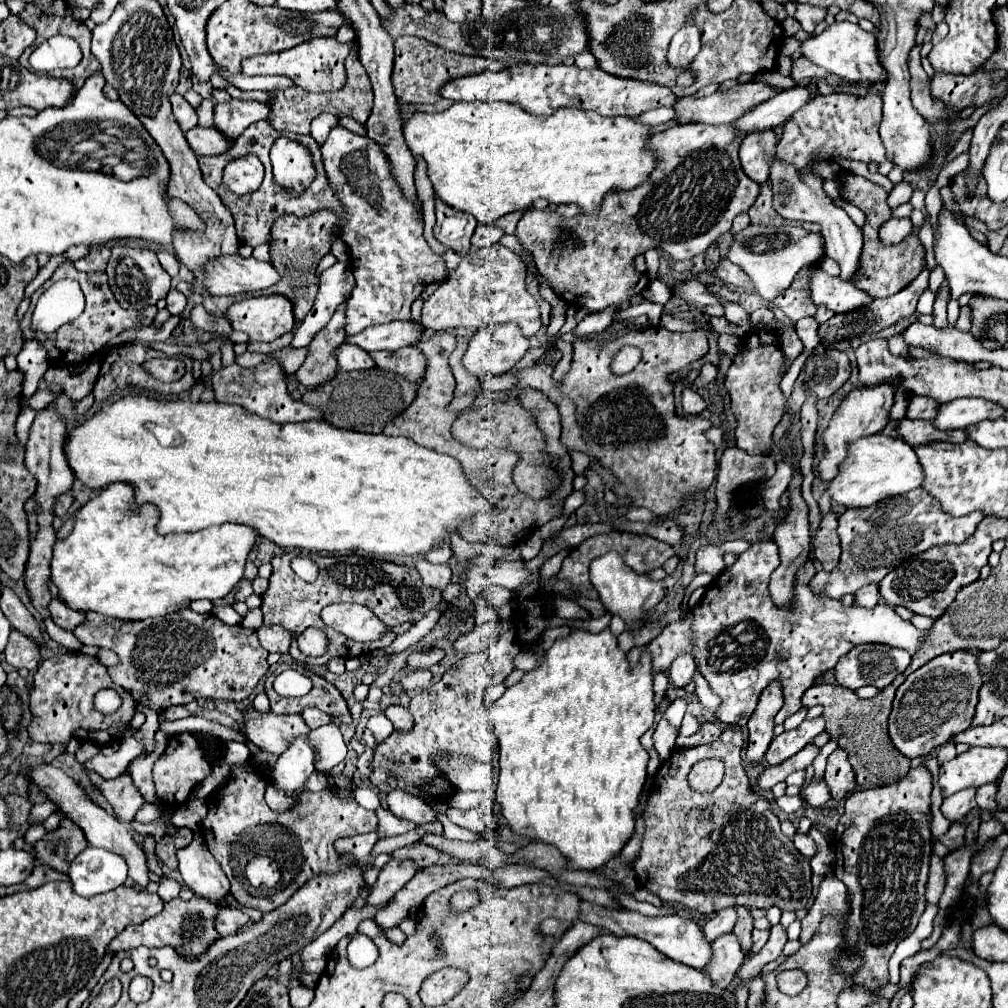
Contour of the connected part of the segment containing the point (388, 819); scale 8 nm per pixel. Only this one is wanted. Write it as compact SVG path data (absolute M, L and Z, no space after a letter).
M380 807L375 812L378 818L378 830L380 834L386 834L386 836L398 836L398 834L406 834L410 832L416 824L408 822L408 820L400 820L396 816L392 816L388 810Z

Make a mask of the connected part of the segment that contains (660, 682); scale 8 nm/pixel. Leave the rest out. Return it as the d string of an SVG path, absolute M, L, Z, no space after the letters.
M656 672L654 674L654 692L656 692L656 704L660 704L664 692L668 688L668 676L664 672Z

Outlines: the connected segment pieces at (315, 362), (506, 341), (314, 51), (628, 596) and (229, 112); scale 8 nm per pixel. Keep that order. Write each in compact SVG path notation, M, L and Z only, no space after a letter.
M344 304L334 312L332 320L314 336L310 342L310 352L306 362L300 366L300 370L294 374L296 382L302 384L304 388L316 390L332 374L338 374L338 364L336 364L336 350L344 342Z
M516 324L484 326L472 336L462 362L476 378L486 374L506 374L522 360L528 348L530 342Z
M314 38L308 40L296 48L274 52L274 54L262 54L262 56L250 56L242 62L242 74L246 76L266 76L268 72L280 72L280 76L292 78L292 82L304 90L312 92L332 92L340 90L344 86L344 60L350 54L354 42L340 44L336 38Z
M608 552L590 564L590 580L598 590L602 604L612 614L622 616L628 622L628 630L634 630L634 622L644 618L646 612L654 608L666 594L662 580L650 580L648 574L636 574L616 552Z
M230 100L228 104L220 104L214 108L214 126L220 130L230 144L258 120L268 116L270 108L264 102L250 102L250 100Z

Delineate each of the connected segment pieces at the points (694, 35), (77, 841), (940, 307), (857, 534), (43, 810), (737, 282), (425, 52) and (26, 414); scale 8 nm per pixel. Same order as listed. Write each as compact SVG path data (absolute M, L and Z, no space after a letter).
M686 22L672 38L668 60L674 68L686 70L690 68L690 62L698 52L700 52L700 30L694 26L694 22Z
M64 820L56 830L48 832L42 840L32 844L32 852L38 864L44 864L56 872L66 872L72 858L88 846L82 830L72 822Z
M944 280L942 288L940 288L940 296L936 298L934 304L934 326L936 328L948 328L948 314L946 314L946 298L948 298L948 282Z
M916 488L916 490L908 492L908 494L904 494L902 498L892 498L892 500L868 506L868 508L848 508L838 520L838 536L840 536L840 544L842 544L840 562L832 572L818 572L812 578L810 588L812 590L822 590L826 598L842 598L844 594L854 594L862 586L878 584L904 558L926 552L932 546L962 544L976 530L976 526L980 524L982 518L984 518L982 512L972 512L972 514L968 514L964 518L952 518L946 512L942 512L940 504L922 488Z
M42 802L42 804L36 804L36 806L32 806L32 810L30 810L30 824L34 822L34 820L46 820L50 814L54 814L58 810L58 806L54 804L54 802Z
M720 258L718 264L712 266L712 272L714 272L724 284L732 284L734 288L744 290L744 292L754 292L750 278L748 278L736 264L728 262L728 258Z
M400 36L394 40L394 70L392 70L392 86L394 94L398 100L404 102L416 102L416 104L432 104L440 100L438 90L444 82L482 72L482 70L502 70L504 62L480 58L480 56L464 56L464 54L454 54L446 52L442 48L436 48L430 42L422 42L422 38L414 36Z
M26 408L19 413L19 416L16 421L16 436L21 446L26 446L29 431L34 421L36 412L30 408Z

